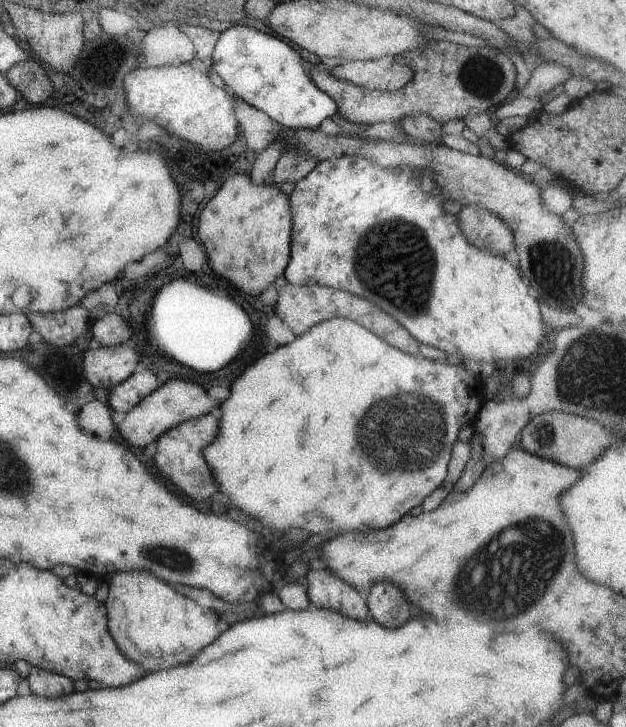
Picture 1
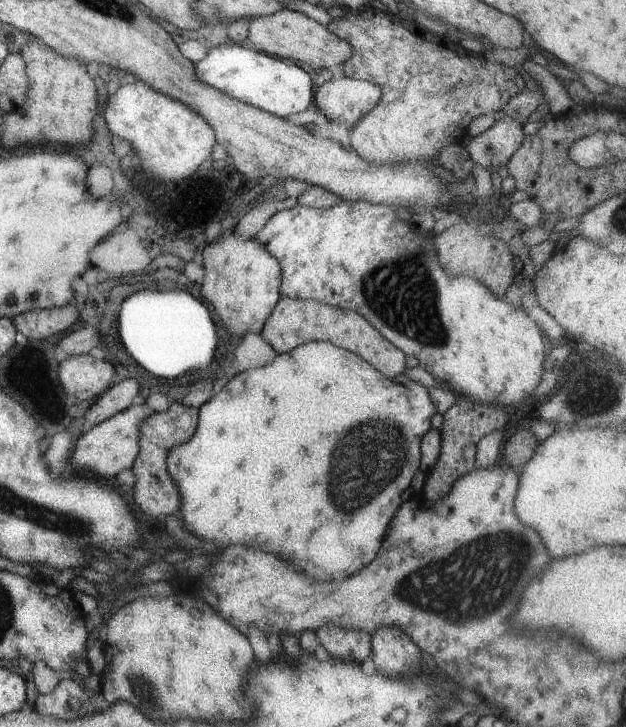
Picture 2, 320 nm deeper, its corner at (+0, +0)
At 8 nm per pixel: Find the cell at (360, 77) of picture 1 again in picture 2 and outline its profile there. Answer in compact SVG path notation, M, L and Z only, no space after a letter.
M335 72L315 90L313 100L329 121L339 122L349 129L376 106L380 90L381 87L365 79L350 78Z

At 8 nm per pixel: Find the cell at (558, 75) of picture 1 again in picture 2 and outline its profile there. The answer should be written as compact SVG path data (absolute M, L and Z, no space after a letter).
M504 114L487 131L478 136L469 137L469 140L464 142L464 148L467 150L469 159L478 166L486 167L487 172L491 172L491 174L497 173L524 140L525 135L522 132L522 127L523 125L519 124L515 118Z

